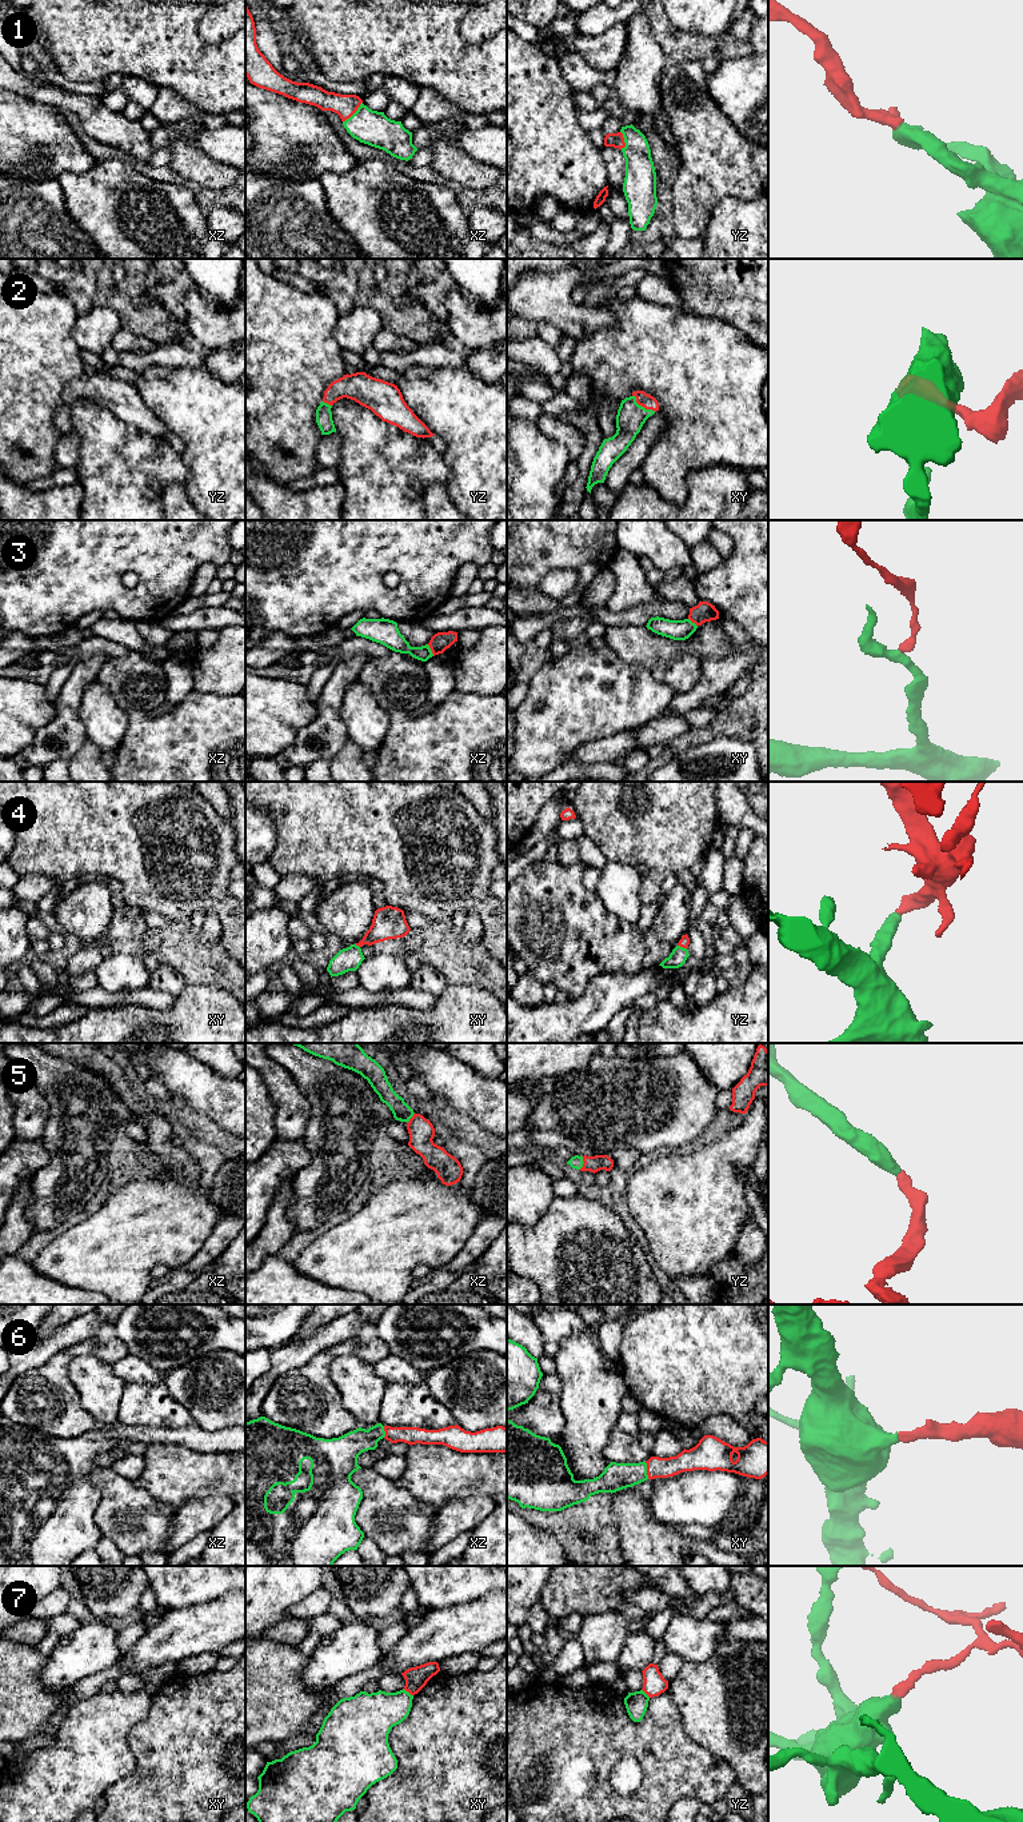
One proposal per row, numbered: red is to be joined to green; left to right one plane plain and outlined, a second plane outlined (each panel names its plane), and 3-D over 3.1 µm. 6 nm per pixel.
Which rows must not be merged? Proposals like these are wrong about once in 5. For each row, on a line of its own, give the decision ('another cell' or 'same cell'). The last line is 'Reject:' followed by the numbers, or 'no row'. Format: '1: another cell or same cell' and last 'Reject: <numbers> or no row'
1: same cell
2: same cell
3: another cell
4: same cell
5: same cell
6: same cell
7: another cell
Reject: 3, 7

